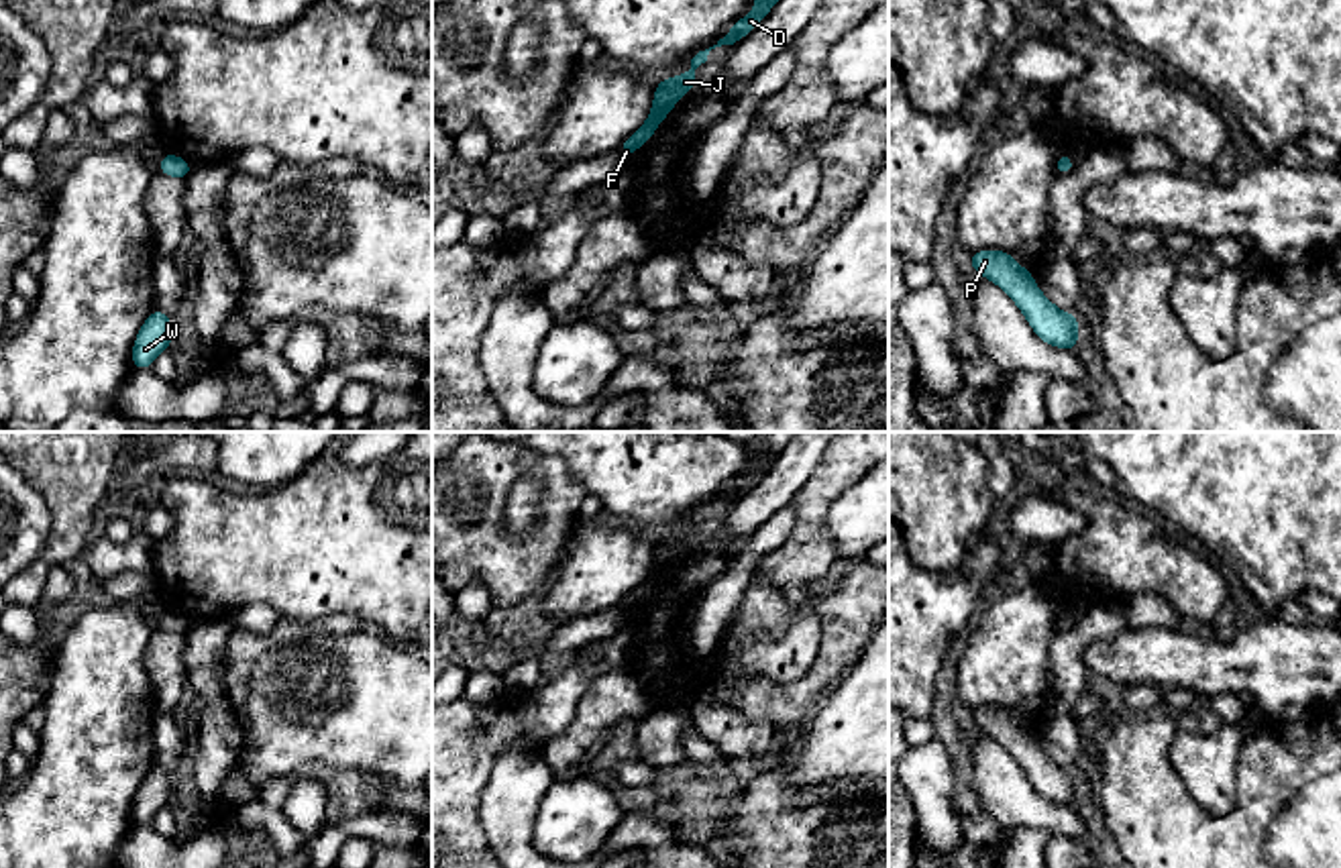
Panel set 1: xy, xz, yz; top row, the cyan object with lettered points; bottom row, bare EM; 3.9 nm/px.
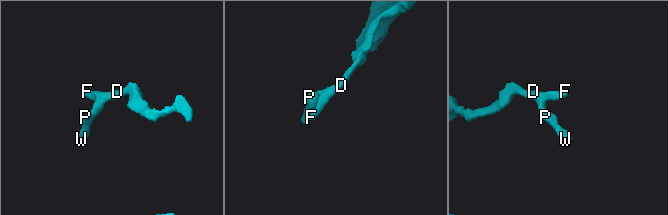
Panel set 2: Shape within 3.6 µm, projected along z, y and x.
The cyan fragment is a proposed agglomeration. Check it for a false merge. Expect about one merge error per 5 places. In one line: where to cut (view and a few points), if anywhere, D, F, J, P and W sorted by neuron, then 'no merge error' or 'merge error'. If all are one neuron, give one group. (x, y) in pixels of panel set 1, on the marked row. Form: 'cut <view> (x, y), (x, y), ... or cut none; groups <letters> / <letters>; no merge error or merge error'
cut none; groups D F J P W; no merge error

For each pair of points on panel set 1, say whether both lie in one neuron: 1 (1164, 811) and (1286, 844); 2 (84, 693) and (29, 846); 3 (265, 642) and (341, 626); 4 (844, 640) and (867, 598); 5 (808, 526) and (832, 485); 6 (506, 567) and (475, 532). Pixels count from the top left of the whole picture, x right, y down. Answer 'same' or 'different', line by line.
1: different
2: same
3: same
4: same
5: same
6: same

